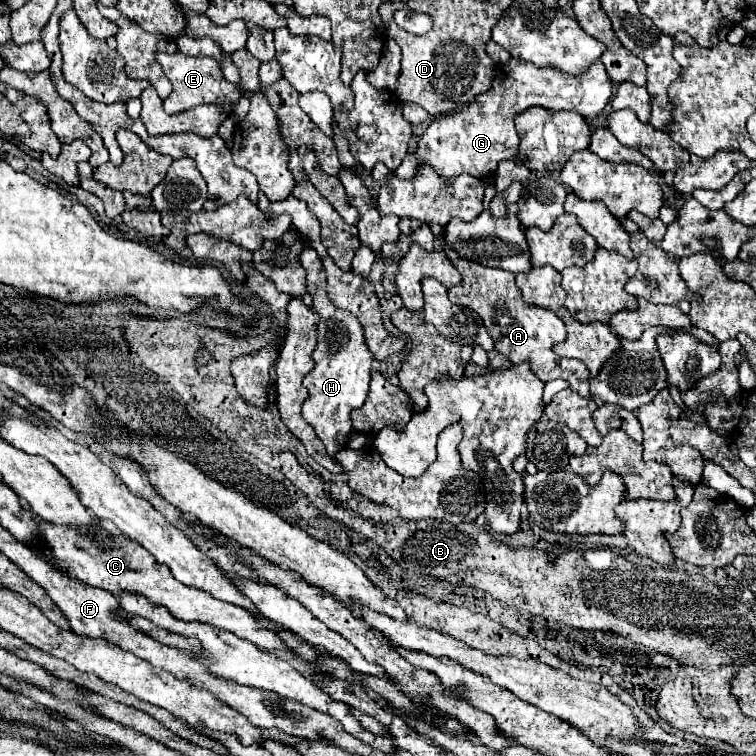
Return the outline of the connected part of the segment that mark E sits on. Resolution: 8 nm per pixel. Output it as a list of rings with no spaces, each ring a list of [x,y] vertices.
[[[175,52],[175,54],[159,54],[157,60],[163,66],[165,76],[173,84],[171,96],[163,102],[163,110],[167,114],[179,114],[179,112],[191,110],[199,104],[217,104],[227,114],[231,114],[233,106],[241,98],[241,90],[235,84],[225,82],[225,78],[221,74],[221,68],[219,68],[219,62],[215,58],[209,58],[209,56],[199,58],[199,56],[187,56],[183,52]]]

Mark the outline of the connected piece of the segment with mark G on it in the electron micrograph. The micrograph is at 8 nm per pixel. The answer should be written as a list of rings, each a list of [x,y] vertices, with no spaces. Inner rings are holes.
[[[511,58],[505,64],[497,64],[493,86],[487,92],[479,94],[457,114],[437,116],[419,140],[417,150],[405,156],[395,174],[403,180],[413,178],[417,172],[417,160],[423,158],[445,180],[453,180],[463,172],[475,178],[485,178],[497,170],[499,160],[517,154],[520,140],[514,125],[515,114],[521,114],[531,106],[543,106],[551,110],[573,110],[589,120],[603,112],[611,100],[611,90],[613,86],[601,60],[593,62],[583,74],[571,76],[557,68],[539,68],[533,62]]]

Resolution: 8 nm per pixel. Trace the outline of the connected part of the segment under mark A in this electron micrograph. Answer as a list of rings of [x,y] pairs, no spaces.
[[[441,228],[439,240],[443,244],[443,250],[451,258],[453,266],[463,276],[459,286],[449,288],[449,300],[453,304],[461,304],[461,306],[467,306],[467,308],[475,310],[483,318],[483,324],[489,330],[489,336],[495,340],[495,348],[503,356],[507,356],[513,364],[527,360],[527,362],[531,362],[531,370],[543,382],[563,378],[581,396],[591,396],[589,394],[589,370],[583,366],[583,362],[557,358],[557,354],[553,354],[553,350],[551,350],[553,344],[565,340],[565,334],[567,334],[565,324],[551,310],[537,308],[533,304],[525,304],[523,296],[521,296],[521,290],[515,286],[515,276],[511,272],[505,272],[505,270],[499,270],[499,268],[487,268],[487,266],[481,266],[477,262],[465,260],[459,254],[455,254],[445,244],[443,232],[445,230]]]

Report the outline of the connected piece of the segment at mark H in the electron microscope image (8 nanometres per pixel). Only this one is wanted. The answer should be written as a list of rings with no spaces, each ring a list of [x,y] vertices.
[[[305,246],[305,250],[301,252],[301,264],[307,272],[307,290],[313,296],[313,310],[317,310],[317,314],[321,316],[319,322],[319,340],[317,340],[317,350],[313,352],[315,358],[315,370],[305,378],[305,388],[309,390],[309,398],[303,404],[303,418],[311,422],[311,426],[315,428],[317,436],[321,438],[321,442],[327,448],[327,454],[331,458],[335,458],[337,450],[347,446],[347,436],[351,432],[351,410],[363,406],[363,402],[367,400],[369,394],[369,372],[371,372],[371,364],[373,364],[373,354],[365,344],[365,336],[363,336],[363,326],[361,322],[349,312],[349,310],[341,310],[337,306],[333,306],[329,302],[327,296],[327,280],[325,280],[325,272],[323,272],[323,264],[321,258],[317,256],[317,252],[309,246]]]

